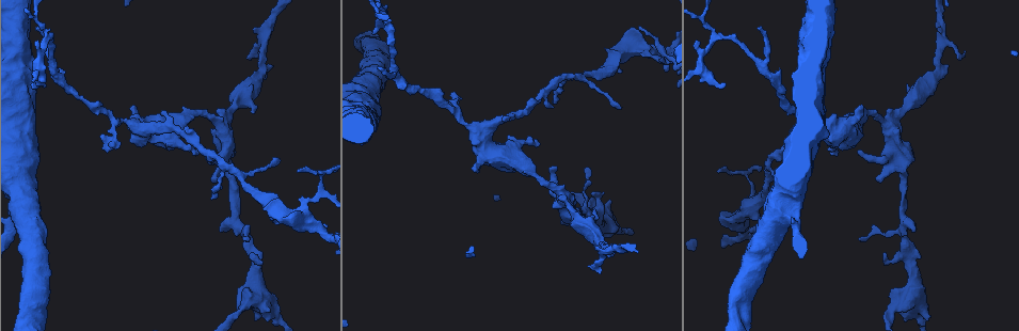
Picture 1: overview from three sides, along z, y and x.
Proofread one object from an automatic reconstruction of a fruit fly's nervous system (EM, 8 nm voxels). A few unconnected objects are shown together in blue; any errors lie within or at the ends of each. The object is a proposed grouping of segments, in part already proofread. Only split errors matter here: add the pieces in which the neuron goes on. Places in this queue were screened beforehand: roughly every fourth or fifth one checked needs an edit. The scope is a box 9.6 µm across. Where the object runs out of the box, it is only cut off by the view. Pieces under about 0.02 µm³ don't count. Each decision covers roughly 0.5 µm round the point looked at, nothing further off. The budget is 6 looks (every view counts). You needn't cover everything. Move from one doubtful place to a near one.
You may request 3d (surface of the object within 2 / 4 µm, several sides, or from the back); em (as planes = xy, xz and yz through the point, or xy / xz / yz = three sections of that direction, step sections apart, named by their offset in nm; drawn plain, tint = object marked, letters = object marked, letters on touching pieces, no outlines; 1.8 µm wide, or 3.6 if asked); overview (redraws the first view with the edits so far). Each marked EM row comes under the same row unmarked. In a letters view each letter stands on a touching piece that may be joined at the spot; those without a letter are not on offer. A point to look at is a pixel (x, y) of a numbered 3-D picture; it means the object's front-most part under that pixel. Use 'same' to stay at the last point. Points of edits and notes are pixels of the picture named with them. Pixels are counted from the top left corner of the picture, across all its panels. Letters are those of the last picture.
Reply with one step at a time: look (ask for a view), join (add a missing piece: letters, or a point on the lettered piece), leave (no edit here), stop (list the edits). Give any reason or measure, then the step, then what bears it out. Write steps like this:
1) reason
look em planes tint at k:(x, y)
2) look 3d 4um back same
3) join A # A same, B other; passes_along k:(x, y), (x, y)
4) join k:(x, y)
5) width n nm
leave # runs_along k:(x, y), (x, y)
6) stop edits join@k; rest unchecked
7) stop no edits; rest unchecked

stops while still wide
look em planes letters at 1:(862, 105)

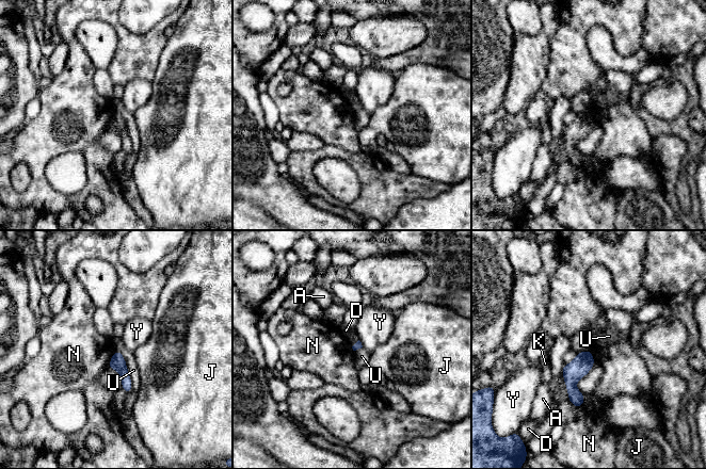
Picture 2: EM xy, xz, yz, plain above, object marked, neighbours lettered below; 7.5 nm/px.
leave # A other, D other, J other, K other, N other, U other, Y other; border 2:(114, 349), (107, 367); none of them fits

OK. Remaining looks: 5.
free end
look 3d 4um at 1:(618, 108)

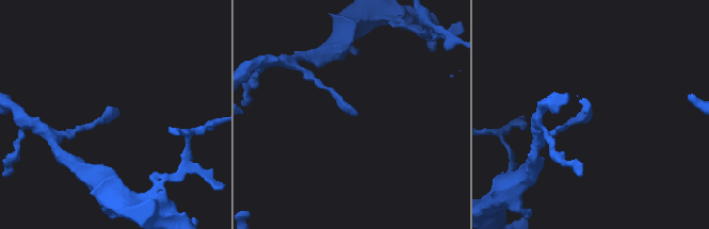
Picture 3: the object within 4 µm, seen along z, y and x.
look em planes letters at 3:(117, 114)

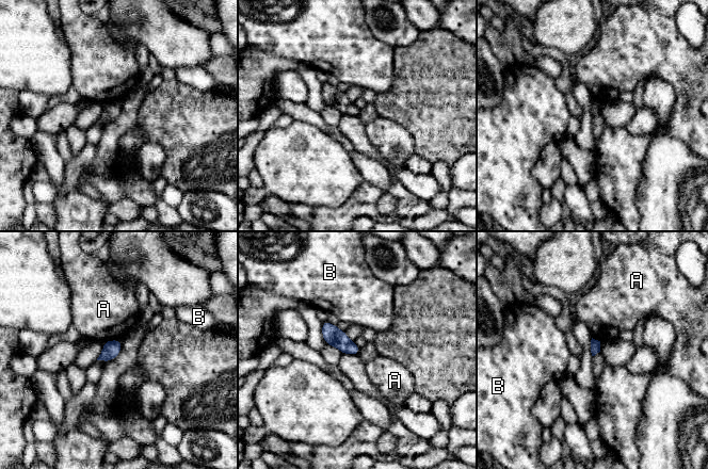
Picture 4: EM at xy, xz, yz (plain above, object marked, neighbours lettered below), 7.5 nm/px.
width 80 nm; longest_contact A 140 nm
leave # A other, B other; none of them fits

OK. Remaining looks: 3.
three arms meet
look 3d 2um at 1:(325, 231)

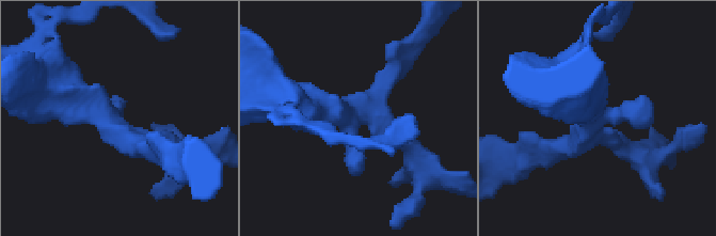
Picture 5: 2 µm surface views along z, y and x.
now the EM
look em planes letters at 5:(352, 108)

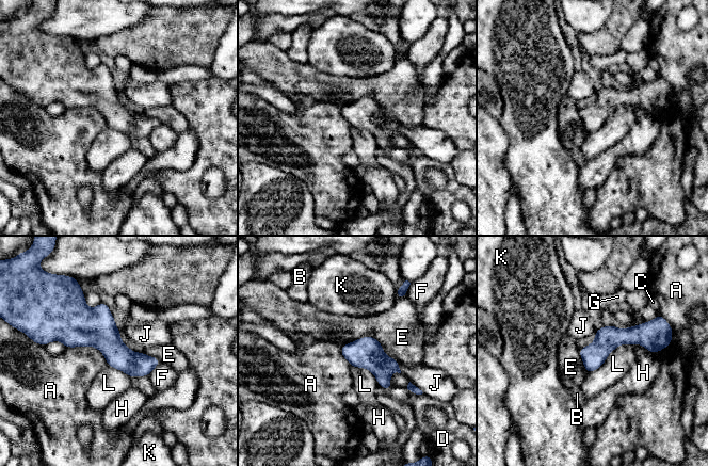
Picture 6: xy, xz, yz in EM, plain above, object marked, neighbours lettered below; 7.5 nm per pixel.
width 190 nm
leave # A other, B other, C other, D other, E other, F other, G other, H other, J other, K other, L other; no lettered piece goes on from it

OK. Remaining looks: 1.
stop no edits; rest unchecked

